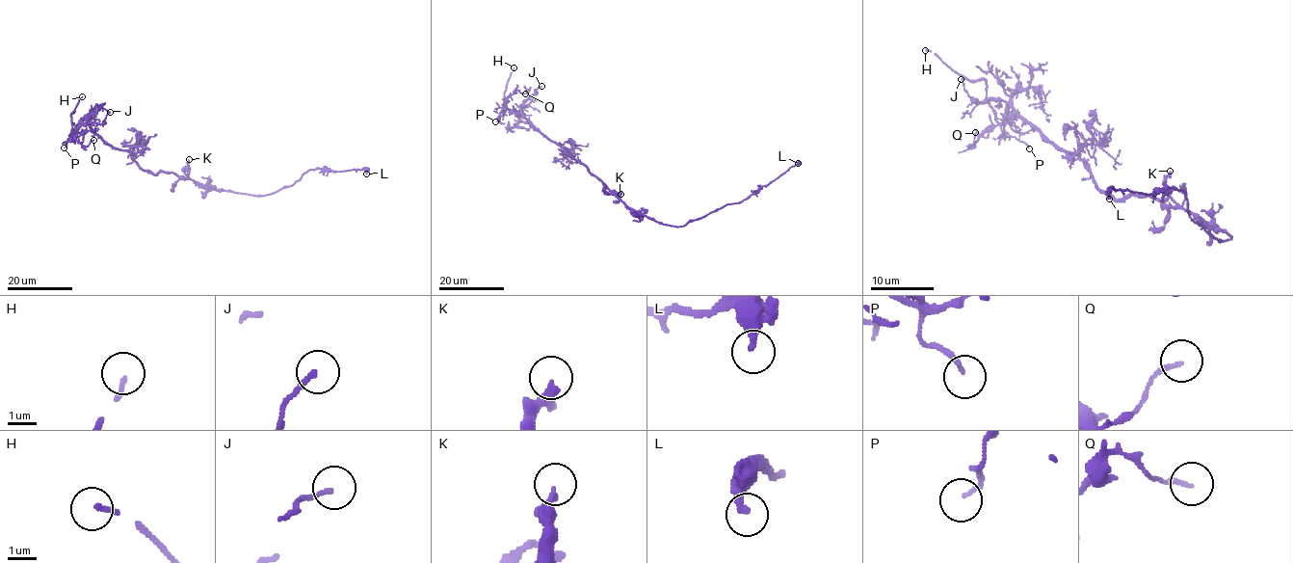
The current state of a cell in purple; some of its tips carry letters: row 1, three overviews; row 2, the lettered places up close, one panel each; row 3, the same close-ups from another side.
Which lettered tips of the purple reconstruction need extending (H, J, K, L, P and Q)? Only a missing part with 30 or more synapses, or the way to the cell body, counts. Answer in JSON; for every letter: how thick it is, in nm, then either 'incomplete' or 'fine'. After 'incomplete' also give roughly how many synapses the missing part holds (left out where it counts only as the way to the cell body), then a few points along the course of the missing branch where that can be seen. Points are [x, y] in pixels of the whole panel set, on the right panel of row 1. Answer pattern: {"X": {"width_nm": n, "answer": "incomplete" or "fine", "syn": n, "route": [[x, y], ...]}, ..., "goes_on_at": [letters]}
{"H": {"width_nm": 140, "answer": "incomplete"}, "J": {"width_nm": 150, "answer": "fine"}, "K": {"width_nm": 260, "answer": "fine"}, "L": {"width_nm": 280, "answer": "fine"}, "P": {"width_nm": 110, "answer": "fine"}, "Q": {"width_nm": 160, "answer": "fine"}, "goes_on_at": ["H"]}

